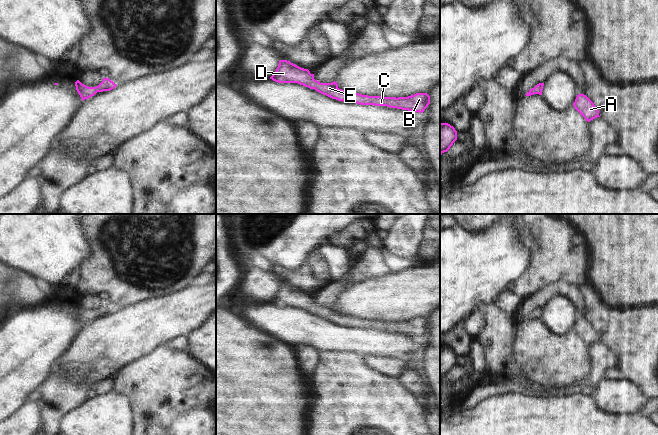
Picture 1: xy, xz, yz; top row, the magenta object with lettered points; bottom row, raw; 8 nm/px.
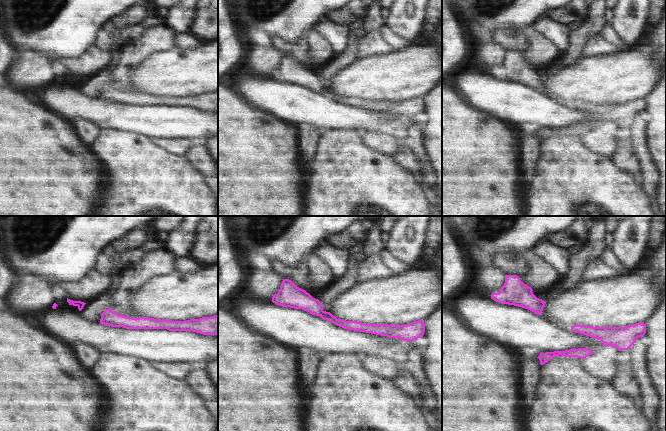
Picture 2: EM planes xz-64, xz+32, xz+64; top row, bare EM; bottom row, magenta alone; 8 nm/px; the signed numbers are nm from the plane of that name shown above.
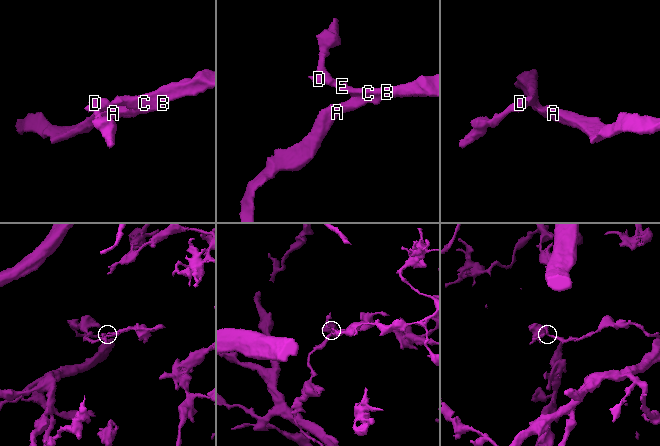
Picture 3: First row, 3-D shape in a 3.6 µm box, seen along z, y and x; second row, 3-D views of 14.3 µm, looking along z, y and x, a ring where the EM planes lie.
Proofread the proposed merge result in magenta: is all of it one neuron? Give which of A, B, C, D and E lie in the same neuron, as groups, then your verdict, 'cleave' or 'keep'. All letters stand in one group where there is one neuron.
A B C D E | keep

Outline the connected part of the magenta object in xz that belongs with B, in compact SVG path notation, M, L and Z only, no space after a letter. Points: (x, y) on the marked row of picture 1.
M280 60L276 71L270 77L278 83L298 83L332 99L345 103L357 103L360 105L387 106L422 113L430 104L430 96L427 93L416 93L408 97L382 97L368 96L359 93L348 92L338 88L337 82L320 83L314 79L308 69L301 68L290 61Z

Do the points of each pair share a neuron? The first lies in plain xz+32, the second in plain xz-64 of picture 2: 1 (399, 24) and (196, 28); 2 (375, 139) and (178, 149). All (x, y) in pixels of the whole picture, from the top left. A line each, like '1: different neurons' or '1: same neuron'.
1: different neurons
2: same neuron

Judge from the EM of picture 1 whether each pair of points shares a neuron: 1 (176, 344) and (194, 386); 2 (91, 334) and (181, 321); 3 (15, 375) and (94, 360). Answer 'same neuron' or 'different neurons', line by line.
1: different neurons
2: same neuron
3: different neurons

